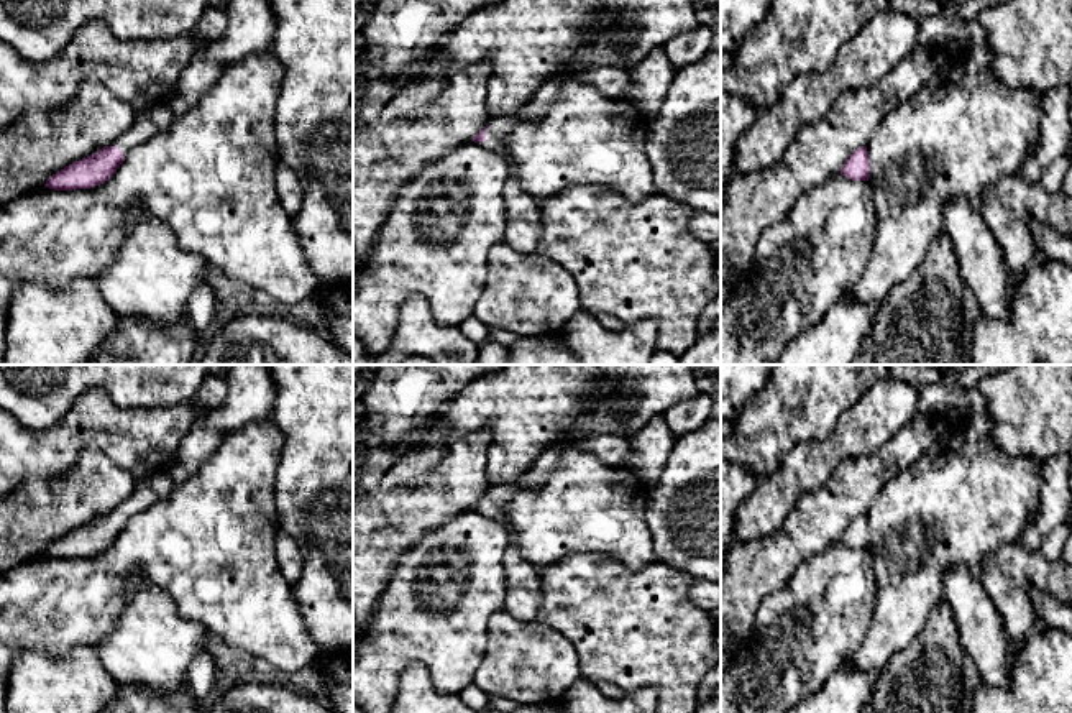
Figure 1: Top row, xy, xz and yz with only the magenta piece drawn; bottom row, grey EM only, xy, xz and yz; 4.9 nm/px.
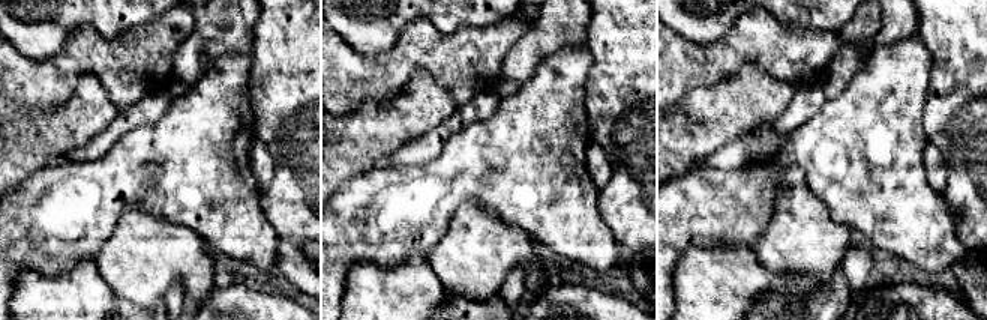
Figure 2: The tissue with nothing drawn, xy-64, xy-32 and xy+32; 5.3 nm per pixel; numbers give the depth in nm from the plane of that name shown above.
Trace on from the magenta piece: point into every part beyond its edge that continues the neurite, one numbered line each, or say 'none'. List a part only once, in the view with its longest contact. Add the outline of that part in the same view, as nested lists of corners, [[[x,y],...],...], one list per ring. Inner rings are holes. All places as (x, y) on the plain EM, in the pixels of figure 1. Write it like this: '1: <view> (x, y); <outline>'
1: xz (498, 496); [[[550,447],[534,465],[532,468],[519,478],[515,483],[492,483],[488,496],[486,496],[486,508],[479,509],[478,513],[491,518],[497,522],[507,522],[504,506],[520,491],[532,491],[537,486],[543,485],[545,480],[555,470],[561,455],[560,447]]]

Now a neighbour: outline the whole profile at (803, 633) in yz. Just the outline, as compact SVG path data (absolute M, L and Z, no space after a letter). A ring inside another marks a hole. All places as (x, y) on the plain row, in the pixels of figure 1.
M841 540L827 547L822 554L804 559L795 570L785 586L768 595L755 613L755 628L752 637L740 647L734 662L721 675L721 713L790 713L801 700L813 697L821 690L829 677L832 677L845 662L847 656L855 651L867 634L873 618L877 601L877 583L873 575L873 560L868 549L852 549Z

